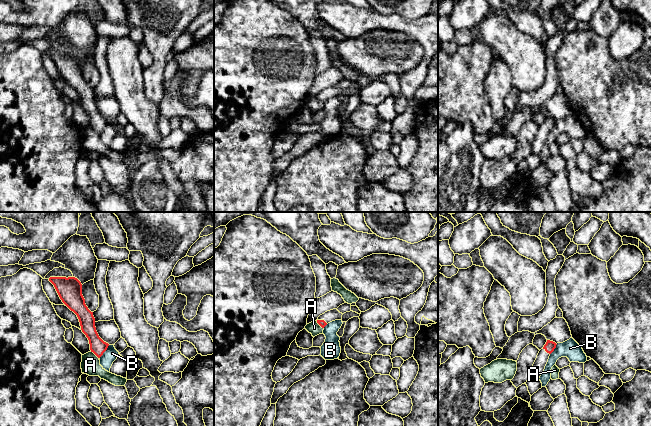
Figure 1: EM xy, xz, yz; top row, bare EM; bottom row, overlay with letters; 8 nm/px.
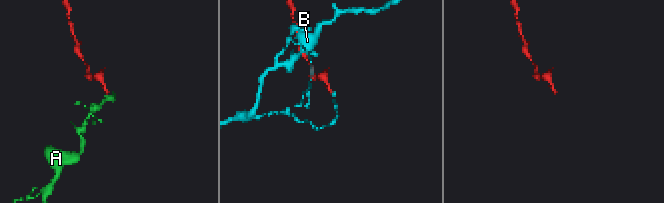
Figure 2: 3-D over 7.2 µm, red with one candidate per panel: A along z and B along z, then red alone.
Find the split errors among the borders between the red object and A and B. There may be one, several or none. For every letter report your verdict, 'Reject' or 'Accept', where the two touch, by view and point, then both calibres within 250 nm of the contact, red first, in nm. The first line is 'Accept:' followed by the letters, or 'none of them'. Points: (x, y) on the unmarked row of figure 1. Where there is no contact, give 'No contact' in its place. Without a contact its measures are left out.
Accept: none of them
A: Reject. Touches red at xy (94, 129). Thickness 120 nm (red) against 160 nm
B: Reject. Touches red at xy (105, 126). Thickness 120 nm (red) against 110 nm

